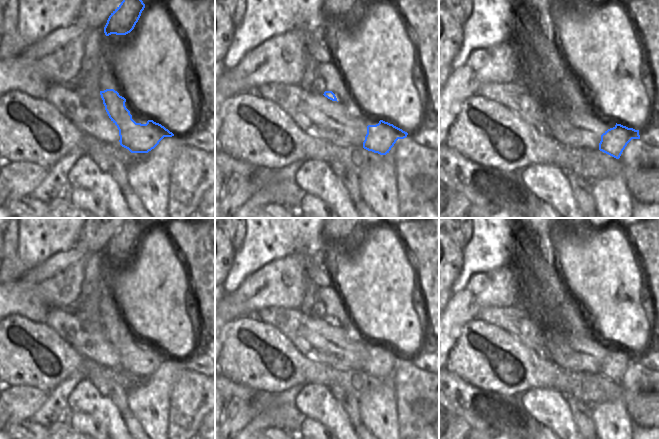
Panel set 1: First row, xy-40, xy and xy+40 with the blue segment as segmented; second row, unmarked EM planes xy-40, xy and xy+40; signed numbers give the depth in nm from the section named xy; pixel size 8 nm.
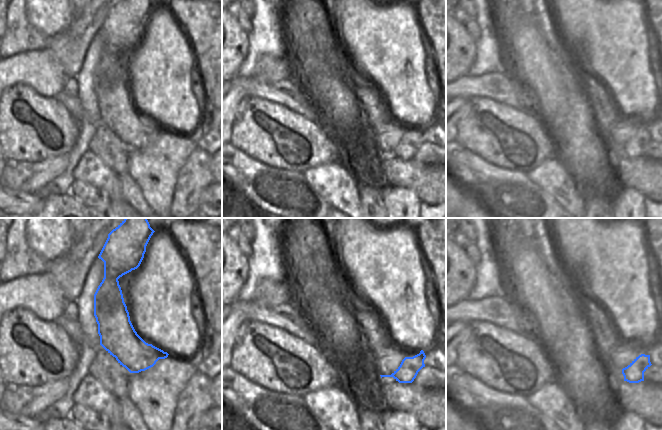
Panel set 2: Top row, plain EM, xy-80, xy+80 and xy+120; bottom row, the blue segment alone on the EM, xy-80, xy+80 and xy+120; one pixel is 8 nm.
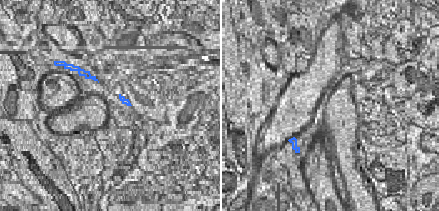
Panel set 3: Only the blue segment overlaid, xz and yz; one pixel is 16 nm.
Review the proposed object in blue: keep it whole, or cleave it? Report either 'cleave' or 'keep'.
keep

